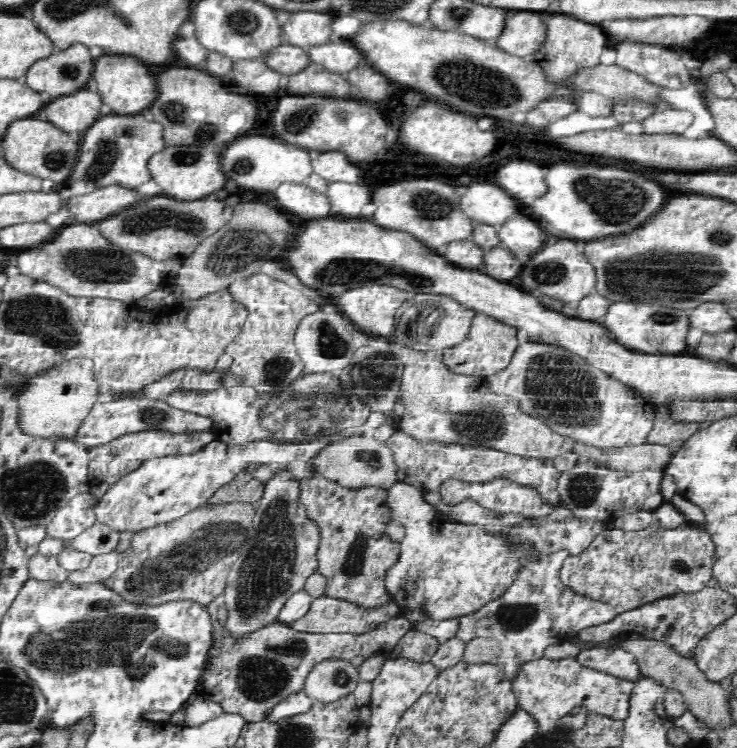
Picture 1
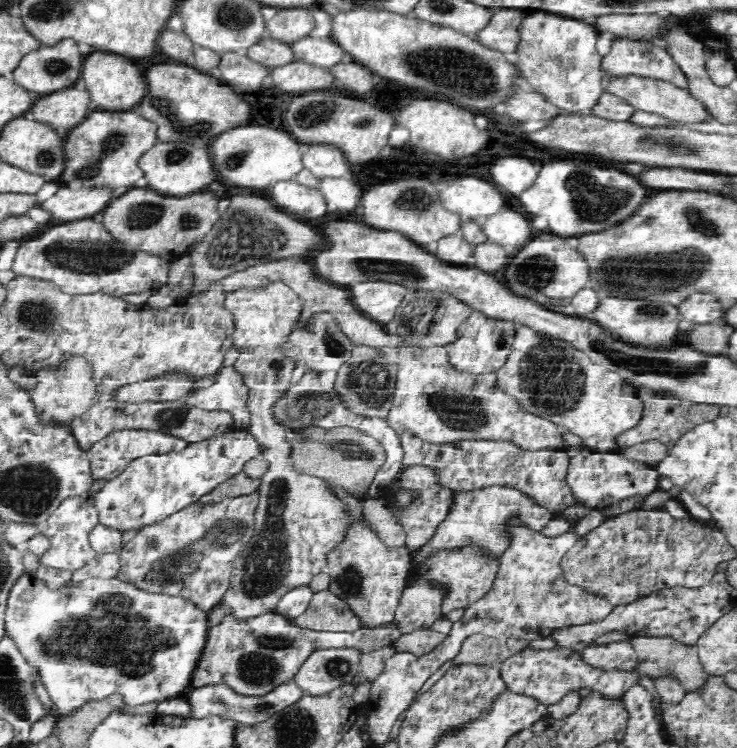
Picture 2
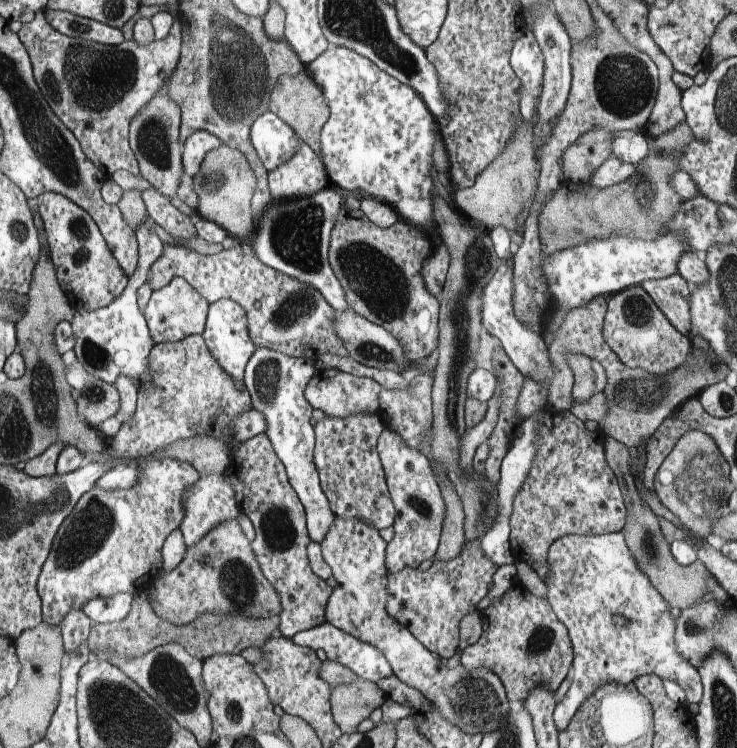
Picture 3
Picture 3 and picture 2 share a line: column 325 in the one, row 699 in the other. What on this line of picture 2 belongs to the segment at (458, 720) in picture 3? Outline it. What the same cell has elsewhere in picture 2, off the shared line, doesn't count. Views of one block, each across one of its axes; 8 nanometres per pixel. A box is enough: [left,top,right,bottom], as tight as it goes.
[496,646,641,704]

